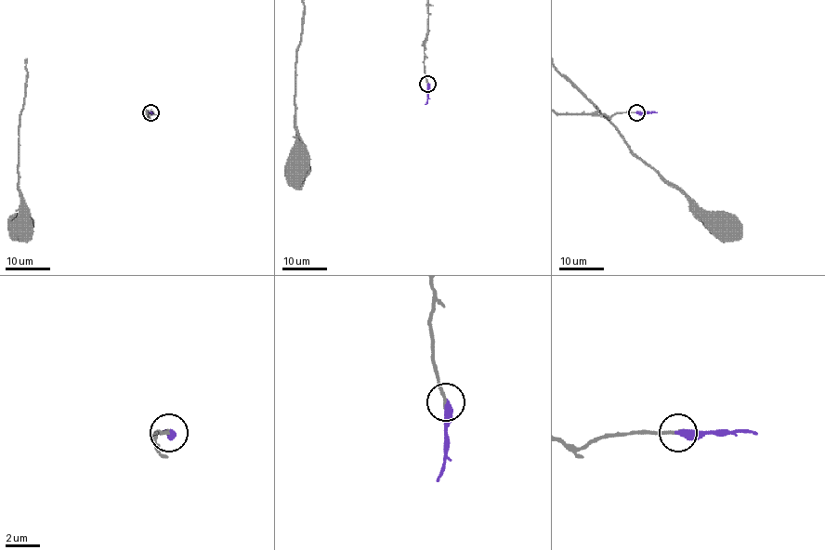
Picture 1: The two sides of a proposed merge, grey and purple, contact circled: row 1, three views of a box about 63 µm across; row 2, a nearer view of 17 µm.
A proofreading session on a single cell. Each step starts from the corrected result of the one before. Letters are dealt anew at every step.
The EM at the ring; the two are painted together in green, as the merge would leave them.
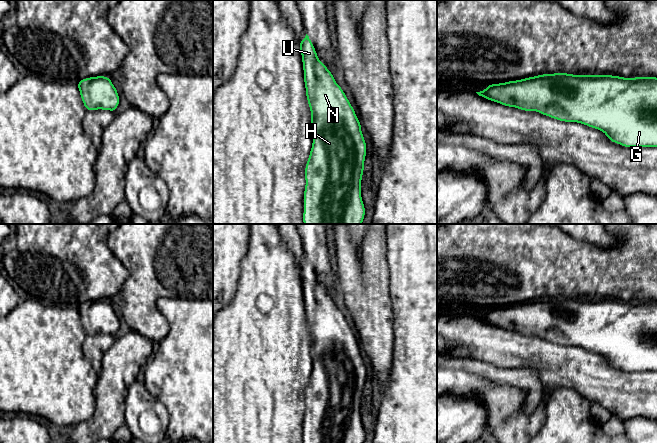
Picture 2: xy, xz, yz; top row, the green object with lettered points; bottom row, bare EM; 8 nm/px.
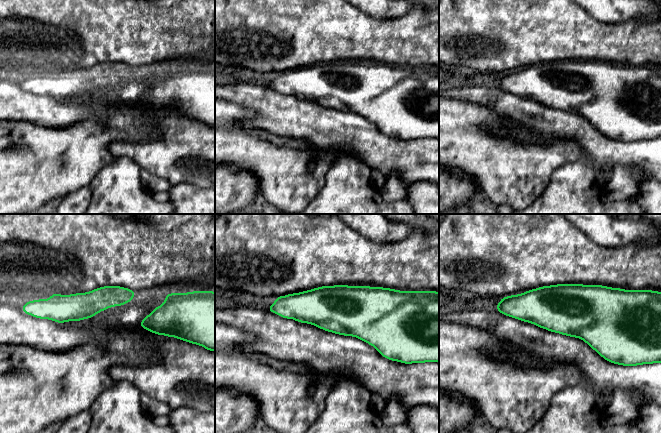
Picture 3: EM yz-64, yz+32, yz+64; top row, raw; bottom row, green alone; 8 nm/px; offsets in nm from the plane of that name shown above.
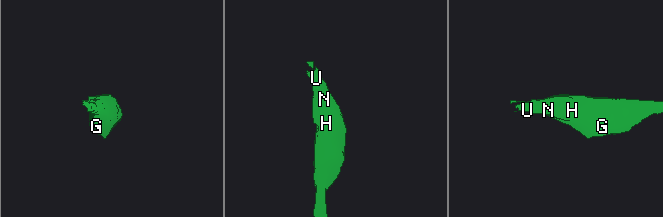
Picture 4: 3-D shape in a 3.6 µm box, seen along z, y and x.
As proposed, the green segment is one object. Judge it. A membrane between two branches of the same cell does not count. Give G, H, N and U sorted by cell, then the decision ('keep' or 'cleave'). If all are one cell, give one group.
groups G H N U; keep

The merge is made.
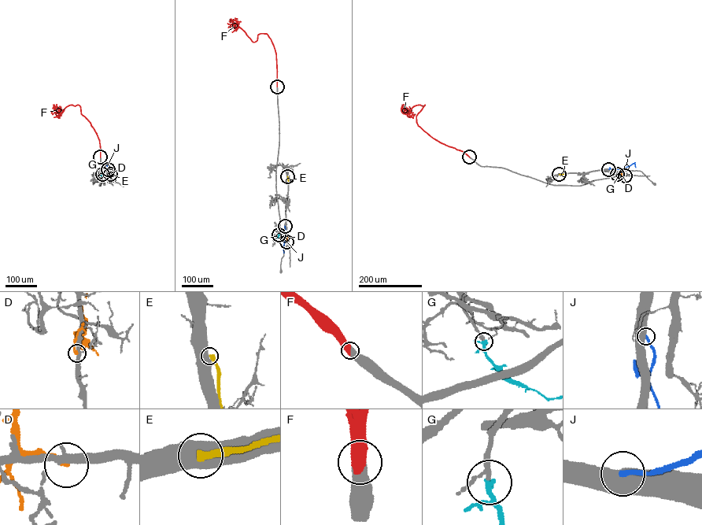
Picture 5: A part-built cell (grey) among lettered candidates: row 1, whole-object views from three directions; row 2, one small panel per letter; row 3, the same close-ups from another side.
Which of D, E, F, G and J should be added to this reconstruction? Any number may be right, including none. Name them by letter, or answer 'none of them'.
F, G

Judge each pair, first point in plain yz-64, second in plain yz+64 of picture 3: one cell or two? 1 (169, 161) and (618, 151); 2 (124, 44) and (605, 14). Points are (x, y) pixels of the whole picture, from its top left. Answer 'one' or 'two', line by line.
1: one
2: two

